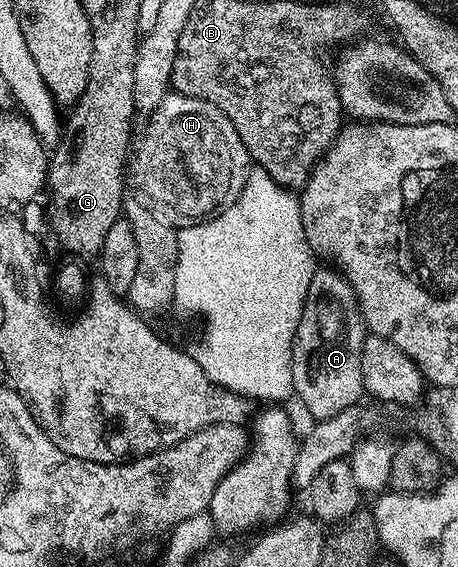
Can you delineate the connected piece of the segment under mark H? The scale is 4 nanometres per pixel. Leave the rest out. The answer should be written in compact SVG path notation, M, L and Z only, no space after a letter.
M171 91L148 121L143 142L134 150L129 177L135 180L138 200L156 219L181 230L214 217L237 200L253 162L233 123L221 110L213 103Z

